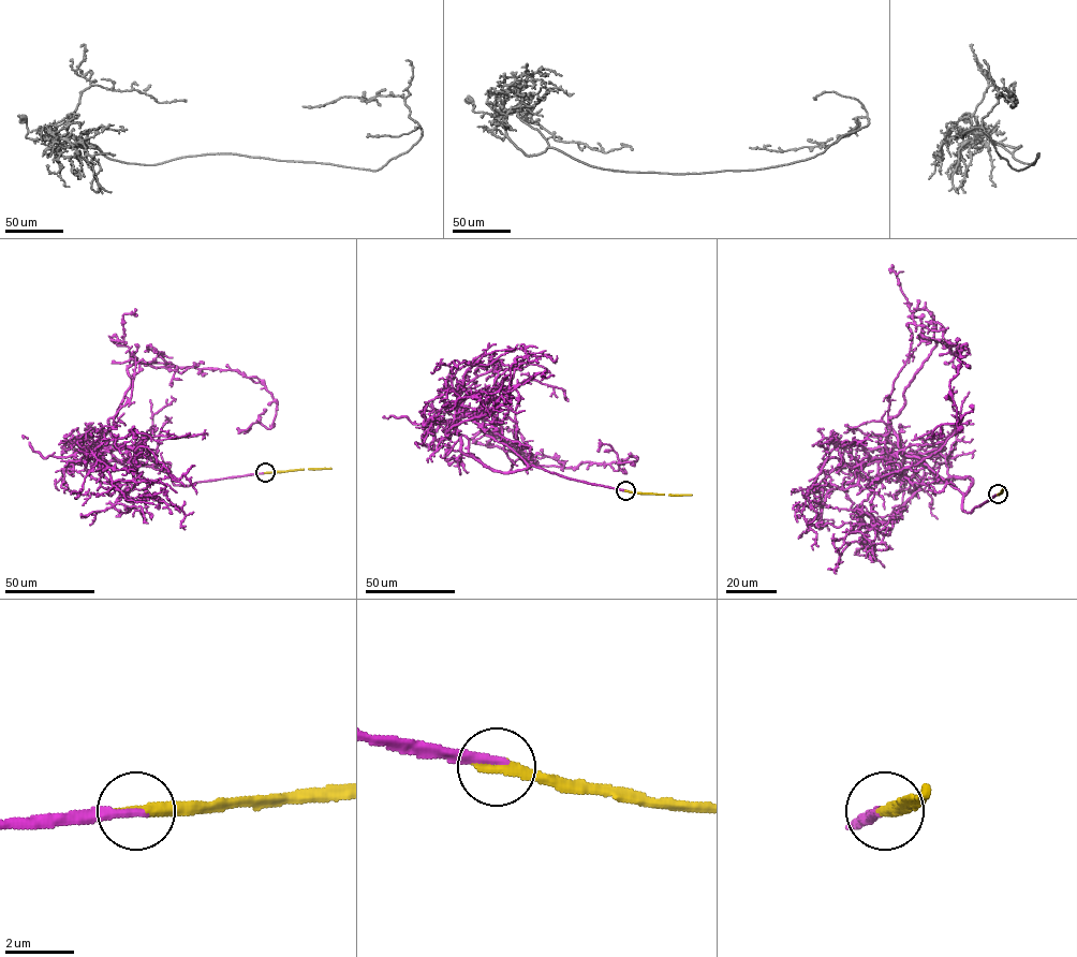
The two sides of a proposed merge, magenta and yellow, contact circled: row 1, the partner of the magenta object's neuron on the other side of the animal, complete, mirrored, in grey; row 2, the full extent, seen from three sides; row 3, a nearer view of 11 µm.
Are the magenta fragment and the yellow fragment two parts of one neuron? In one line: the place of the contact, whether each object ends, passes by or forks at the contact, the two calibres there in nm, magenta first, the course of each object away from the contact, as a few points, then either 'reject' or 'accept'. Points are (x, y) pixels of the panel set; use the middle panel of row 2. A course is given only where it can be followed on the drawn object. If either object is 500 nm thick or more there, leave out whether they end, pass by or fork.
place (625, 490); magenta ends; yellow ends; calibres 280 and 360 nm; course magenta (626, 490), (529, 466), (469, 413), (488, 446), (539, 465), (637, 459), (599, 450); course yellow (626, 490), (691, 495); accept

